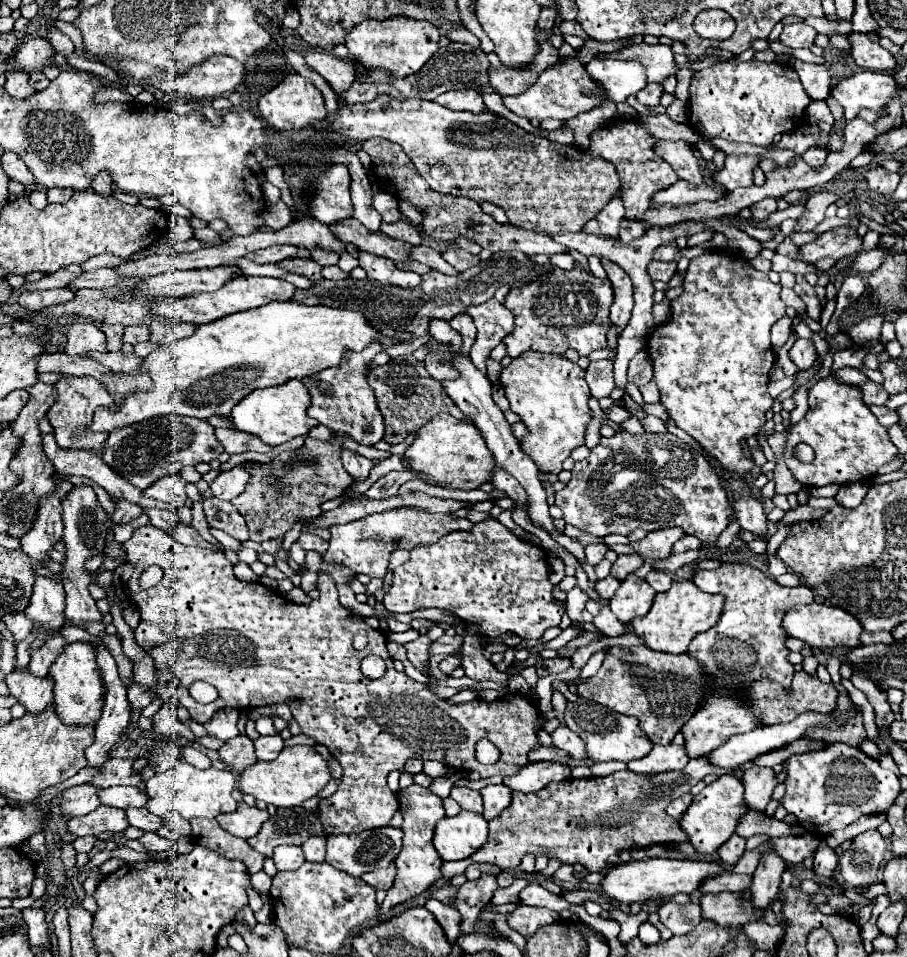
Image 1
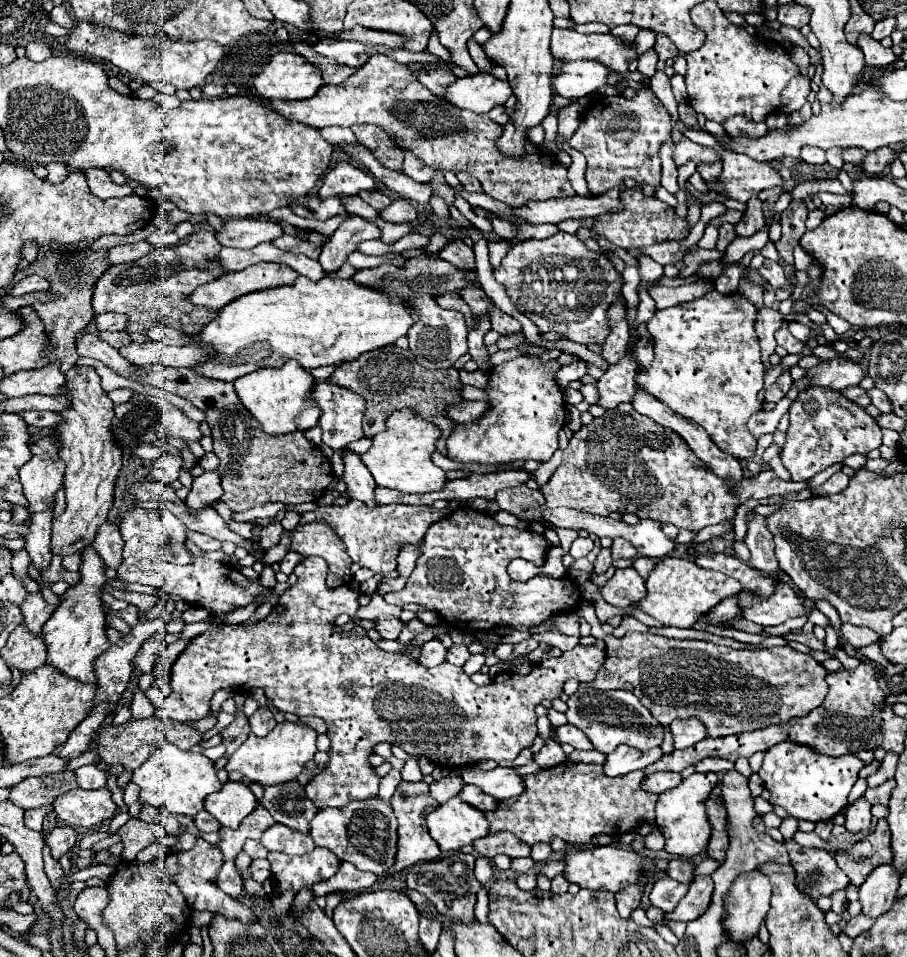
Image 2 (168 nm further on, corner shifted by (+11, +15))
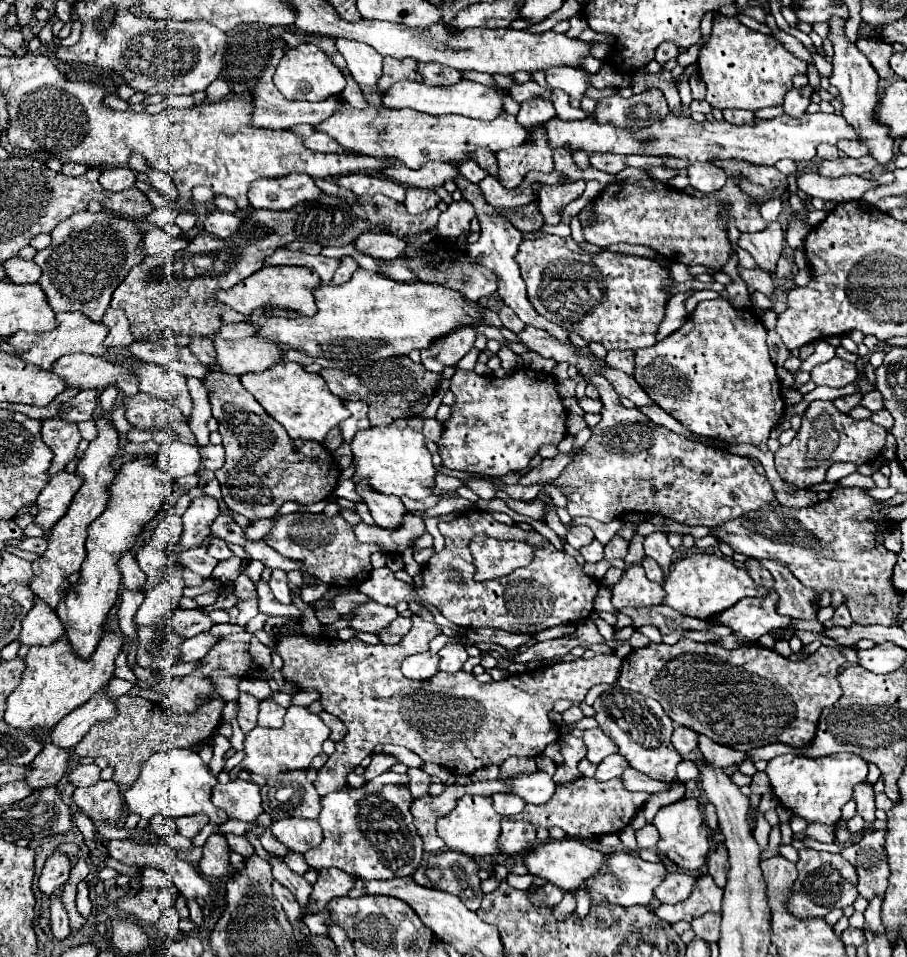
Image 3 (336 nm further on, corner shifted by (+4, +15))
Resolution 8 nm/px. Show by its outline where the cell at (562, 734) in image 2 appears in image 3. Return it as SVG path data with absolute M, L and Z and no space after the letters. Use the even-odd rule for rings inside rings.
M588 729L588 731L584 731L584 741L586 741L586 747L588 747L588 759L594 765L602 763L612 753L618 753L616 743L610 737L606 737L602 733L602 729Z

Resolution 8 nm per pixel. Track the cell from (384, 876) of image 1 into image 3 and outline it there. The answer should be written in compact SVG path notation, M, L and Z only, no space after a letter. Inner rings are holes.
M340 869L318 871L318 881L314 883L314 891L312 891L310 901L304 909L304 915L322 913L330 899L340 897L340 895L348 895L354 881L356 881L354 877L350 877L348 873L342 873Z

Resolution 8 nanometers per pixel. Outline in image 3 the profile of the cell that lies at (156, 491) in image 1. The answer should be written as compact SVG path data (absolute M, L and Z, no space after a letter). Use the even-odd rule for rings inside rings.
M133 429L127 434L127 439L129 442L133 443L143 443L150 440L158 442L160 447L160 451L158 451L158 467L162 469L162 471L166 471L174 481L178 481L180 477L186 477L186 475L194 475L196 471L198 471L198 467L200 467L200 453L198 453L198 449L196 447L192 447L192 445L184 445L184 443L178 443L178 441L171 441L169 436L165 431L160 432L145 432Z

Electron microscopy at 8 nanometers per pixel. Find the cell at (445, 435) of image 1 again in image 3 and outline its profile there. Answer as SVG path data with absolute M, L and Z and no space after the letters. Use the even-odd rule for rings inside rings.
M398 419L390 425L370 427L358 431L354 441L350 443L356 473L352 481L358 485L366 481L370 489L382 495L396 495L396 497L410 497L410 499L424 499L430 495L430 485L434 485L436 469L432 465L430 451L424 445L422 437L422 419Z

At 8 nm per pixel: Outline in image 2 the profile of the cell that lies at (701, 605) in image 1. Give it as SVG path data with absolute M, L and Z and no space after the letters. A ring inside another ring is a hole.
M665 557L663 561L659 561L645 583L647 583L647 595L637 603L637 607L667 627L669 625L691 627L703 613L715 607L723 597L741 591L741 585L735 579L717 571L701 569L693 561L675 559L675 557Z

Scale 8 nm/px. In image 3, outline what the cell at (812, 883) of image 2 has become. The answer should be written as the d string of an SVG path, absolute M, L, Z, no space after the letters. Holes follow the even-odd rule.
M802 849L798 859L798 879L792 885L792 897L786 901L786 909L798 917L824 917L832 909L844 909L858 897L856 869L842 855L824 853L816 849Z

